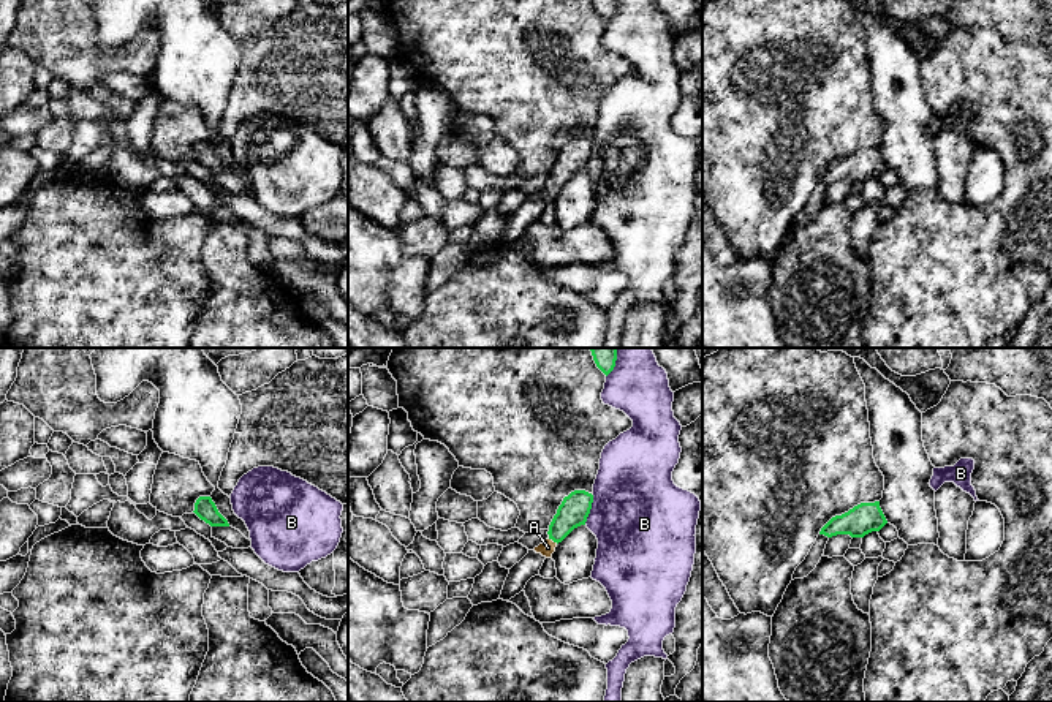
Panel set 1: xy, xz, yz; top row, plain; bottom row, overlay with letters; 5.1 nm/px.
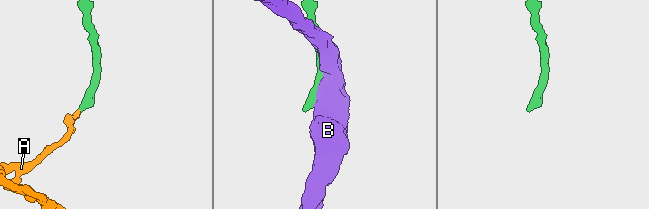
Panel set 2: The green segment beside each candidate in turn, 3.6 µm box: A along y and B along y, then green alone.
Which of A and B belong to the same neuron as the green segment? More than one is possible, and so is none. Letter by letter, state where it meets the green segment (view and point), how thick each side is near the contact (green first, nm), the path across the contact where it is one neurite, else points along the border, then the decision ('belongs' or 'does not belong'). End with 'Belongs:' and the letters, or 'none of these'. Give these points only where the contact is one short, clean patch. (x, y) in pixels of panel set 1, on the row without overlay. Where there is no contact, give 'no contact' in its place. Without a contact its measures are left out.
A: xz (552, 185) | 150/80 nm | across xz (575, 154), (552, 185), (548, 193) | belongs
B: xz (590, 154) | 150/480 nm | does not belong
Belongs: A

